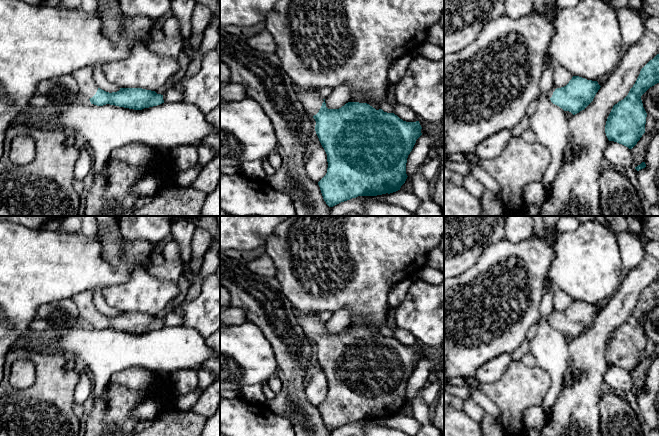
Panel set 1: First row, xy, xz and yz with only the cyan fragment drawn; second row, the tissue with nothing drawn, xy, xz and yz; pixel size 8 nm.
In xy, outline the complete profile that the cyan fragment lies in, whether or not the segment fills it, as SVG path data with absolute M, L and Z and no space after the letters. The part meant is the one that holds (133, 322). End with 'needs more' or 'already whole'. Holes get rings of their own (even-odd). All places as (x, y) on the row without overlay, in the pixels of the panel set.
M88 291L76 294L71 300L78 308L79 318L84 319L91 328L97 330L110 328L142 334L164 327L163 319L142 312L120 312L117 316L106 316L95 308Z; needs more

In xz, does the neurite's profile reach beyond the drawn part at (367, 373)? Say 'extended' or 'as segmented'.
extended

